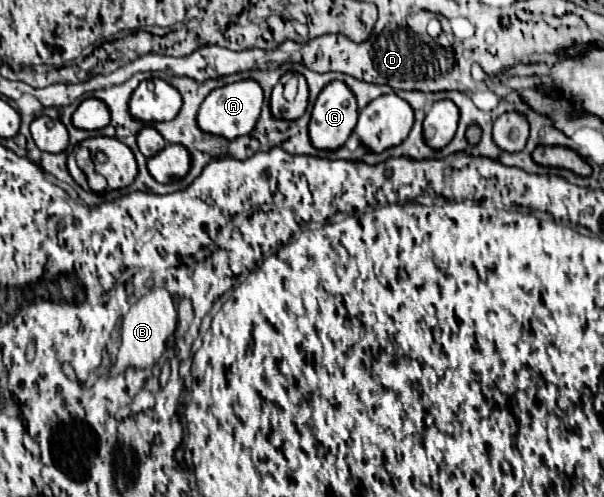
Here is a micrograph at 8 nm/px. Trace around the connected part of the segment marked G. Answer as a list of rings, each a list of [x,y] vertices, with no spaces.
[[[330,82],[316,98],[310,118],[310,140],[320,150],[336,150],[344,146],[356,122],[356,96],[344,82]]]

